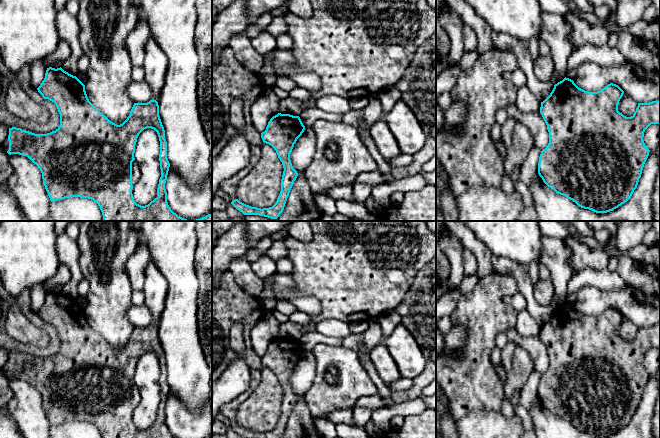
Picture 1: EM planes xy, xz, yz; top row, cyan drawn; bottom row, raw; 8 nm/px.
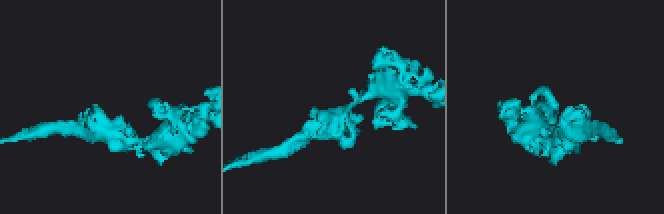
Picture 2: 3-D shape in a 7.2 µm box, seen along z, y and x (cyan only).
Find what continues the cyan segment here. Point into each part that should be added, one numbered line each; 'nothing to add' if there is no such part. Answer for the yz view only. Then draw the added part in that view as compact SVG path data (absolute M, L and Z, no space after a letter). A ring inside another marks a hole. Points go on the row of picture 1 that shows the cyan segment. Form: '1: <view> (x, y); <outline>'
nothing to add

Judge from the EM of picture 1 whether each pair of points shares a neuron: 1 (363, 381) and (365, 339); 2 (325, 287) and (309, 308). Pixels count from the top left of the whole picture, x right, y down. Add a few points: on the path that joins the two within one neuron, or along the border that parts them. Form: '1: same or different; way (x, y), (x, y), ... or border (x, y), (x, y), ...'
1: different; border (341, 345), (352, 349), (356, 353)
2: different; border (295, 288), (319, 302), (313, 319)

